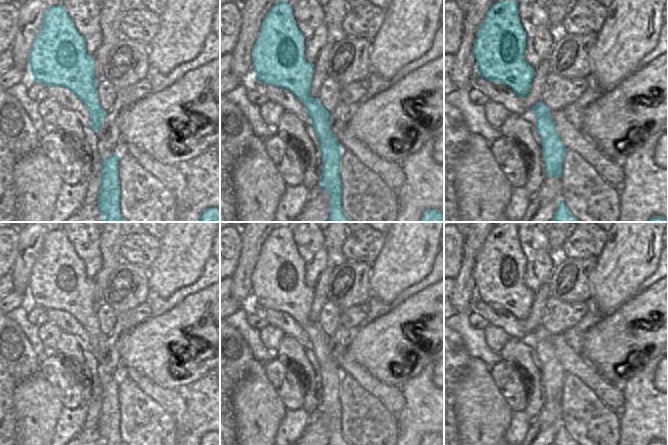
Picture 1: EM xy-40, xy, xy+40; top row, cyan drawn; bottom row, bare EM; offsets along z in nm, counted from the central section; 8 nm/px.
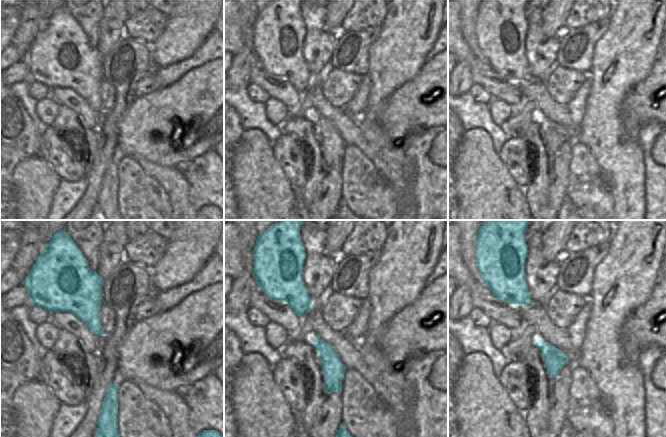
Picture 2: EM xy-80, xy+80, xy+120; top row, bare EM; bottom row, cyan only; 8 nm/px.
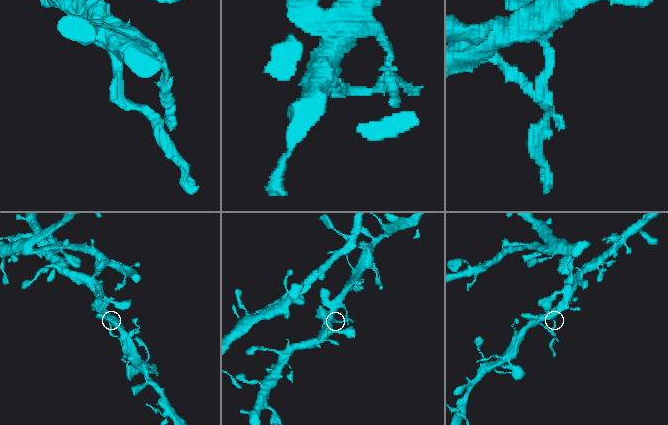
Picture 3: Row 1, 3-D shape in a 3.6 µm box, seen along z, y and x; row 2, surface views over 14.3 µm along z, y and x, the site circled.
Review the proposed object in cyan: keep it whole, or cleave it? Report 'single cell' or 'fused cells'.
fused cells

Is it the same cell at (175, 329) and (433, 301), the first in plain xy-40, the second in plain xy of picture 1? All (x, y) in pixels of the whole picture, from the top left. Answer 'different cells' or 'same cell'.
same cell

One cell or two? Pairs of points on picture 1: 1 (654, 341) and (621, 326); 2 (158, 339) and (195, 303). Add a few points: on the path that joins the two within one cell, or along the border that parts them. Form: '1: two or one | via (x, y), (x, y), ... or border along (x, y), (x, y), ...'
1: one | via (646, 337), (633, 337), (629, 333)
2: one | via (167, 331), (186, 312)

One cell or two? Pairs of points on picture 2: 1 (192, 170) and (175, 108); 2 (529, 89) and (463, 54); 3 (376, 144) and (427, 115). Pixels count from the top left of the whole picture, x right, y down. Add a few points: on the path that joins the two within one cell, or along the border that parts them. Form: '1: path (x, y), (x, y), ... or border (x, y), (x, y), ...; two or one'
1: border (210, 149), (190, 161), (176, 166); two
2: border (516, 83), (524, 99); two
3: border (378, 115), (379, 125), (392, 140), (405, 138); two

